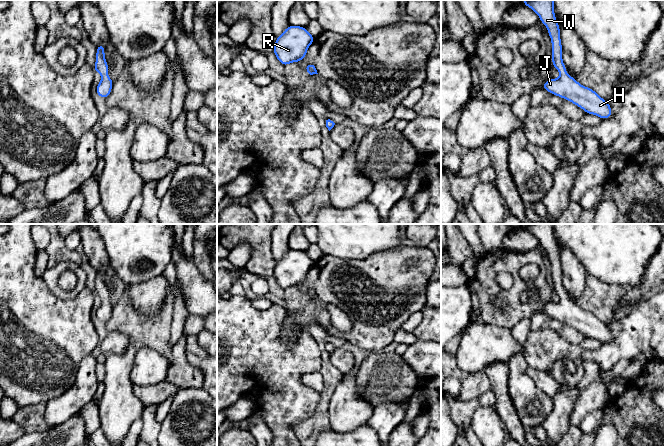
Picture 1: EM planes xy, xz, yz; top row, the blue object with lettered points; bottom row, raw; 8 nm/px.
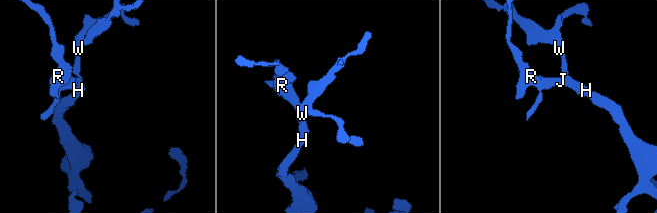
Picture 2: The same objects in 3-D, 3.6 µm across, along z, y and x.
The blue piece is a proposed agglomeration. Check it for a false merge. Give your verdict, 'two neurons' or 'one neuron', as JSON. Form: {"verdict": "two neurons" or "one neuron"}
{"verdict": "one neuron"}

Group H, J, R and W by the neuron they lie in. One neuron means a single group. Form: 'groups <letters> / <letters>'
groups H J R W

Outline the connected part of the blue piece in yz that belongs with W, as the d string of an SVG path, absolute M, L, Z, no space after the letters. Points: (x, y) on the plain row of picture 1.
M524 224L522 228L531 232L547 251L552 267L553 291L561 298L558 303L549 302L541 312L546 313L549 318L554 318L577 329L586 338L594 338L601 343L610 342L612 340L610 328L593 313L581 309L566 297L567 293L562 283L560 251L554 237L554 224Z

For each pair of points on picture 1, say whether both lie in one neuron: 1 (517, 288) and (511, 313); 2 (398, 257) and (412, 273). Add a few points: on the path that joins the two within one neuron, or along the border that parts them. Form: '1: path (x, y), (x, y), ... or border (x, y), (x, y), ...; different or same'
1: path (513, 294), (511, 297), (511, 307); same
2: path (403, 262), (407, 273); same

